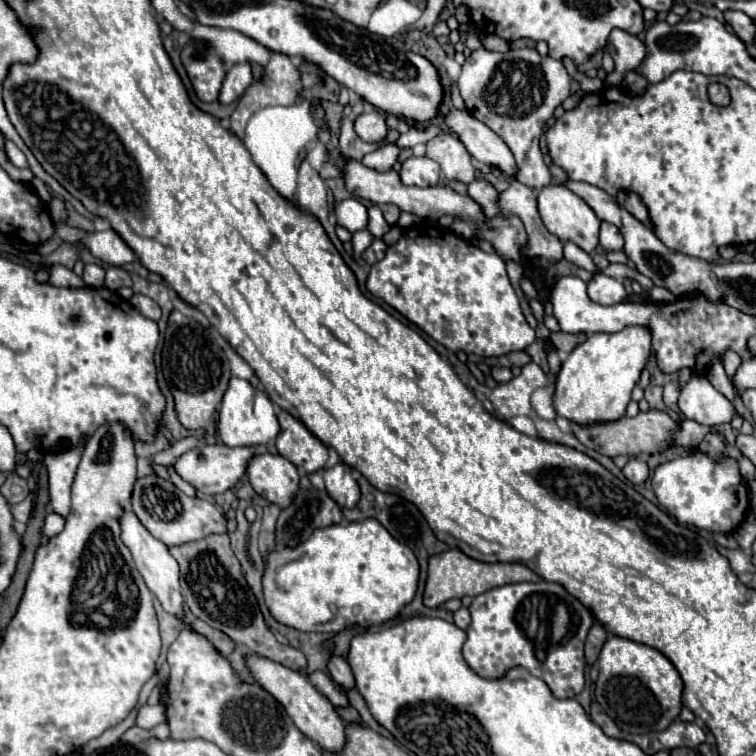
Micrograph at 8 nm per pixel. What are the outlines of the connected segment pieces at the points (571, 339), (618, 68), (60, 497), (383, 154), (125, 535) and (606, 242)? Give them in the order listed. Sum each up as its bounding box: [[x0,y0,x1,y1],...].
[[550,332,582,352],[604,30,646,86],[44,438,86,516],[362,144,400,172],[122,508,184,616],[600,222,624,252]]

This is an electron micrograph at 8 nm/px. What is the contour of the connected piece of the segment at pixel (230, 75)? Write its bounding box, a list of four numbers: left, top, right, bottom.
[218,64,252,104]

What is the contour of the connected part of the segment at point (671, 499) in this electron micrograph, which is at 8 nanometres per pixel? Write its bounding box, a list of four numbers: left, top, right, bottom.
[652,450,748,532]

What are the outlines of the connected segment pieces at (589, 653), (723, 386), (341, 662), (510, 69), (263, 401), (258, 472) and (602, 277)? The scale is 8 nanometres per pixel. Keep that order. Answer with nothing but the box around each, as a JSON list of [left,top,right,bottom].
[[586,624,608,666],[707,362,735,403],[326,656,354,688],[456,48,572,188],[218,376,278,446],[248,452,300,508],[588,272,626,304]]

